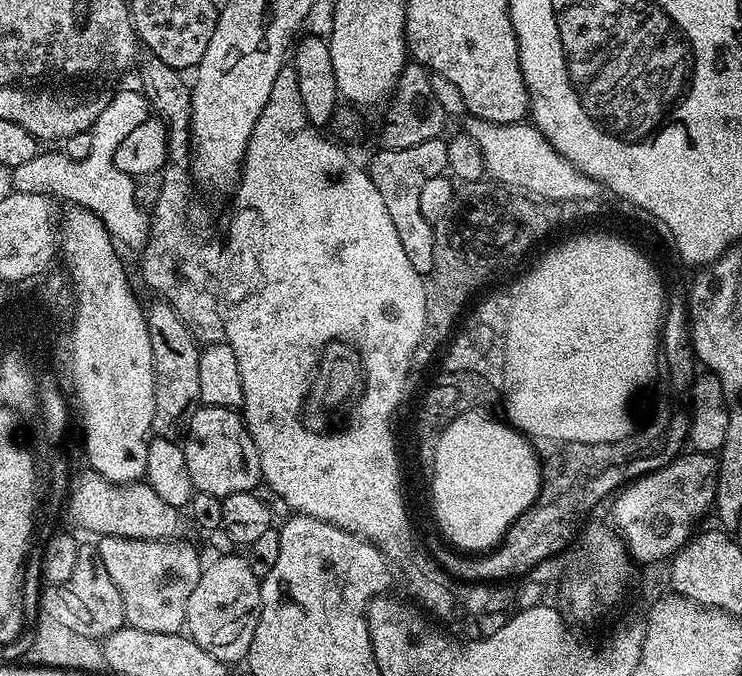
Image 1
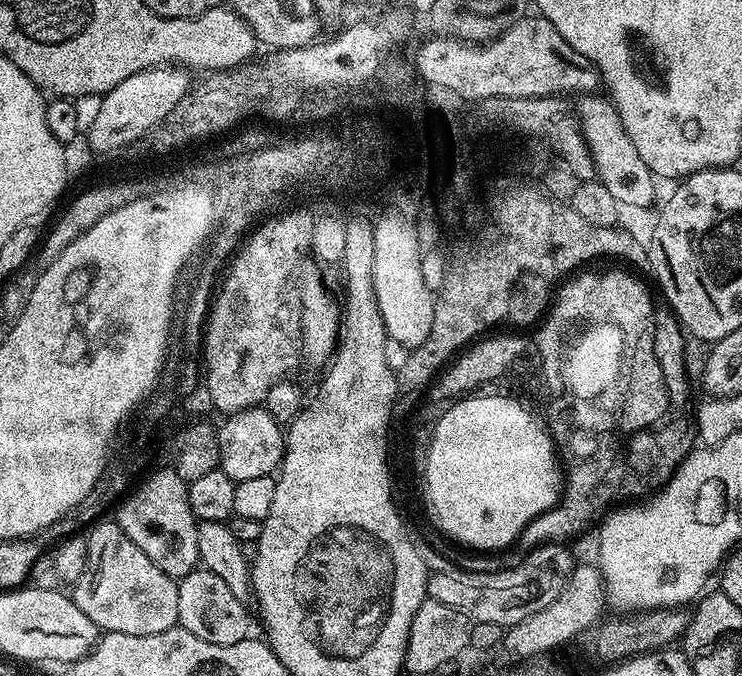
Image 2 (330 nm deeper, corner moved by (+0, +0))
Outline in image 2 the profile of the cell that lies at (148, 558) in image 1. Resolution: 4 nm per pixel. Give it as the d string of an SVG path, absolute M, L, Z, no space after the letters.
M104 518L91 525L87 538L86 570L82 570L82 578L71 585L70 595L78 610L82 610L101 633L162 634L179 625L177 581L154 566L154 562L126 538L115 519Z

